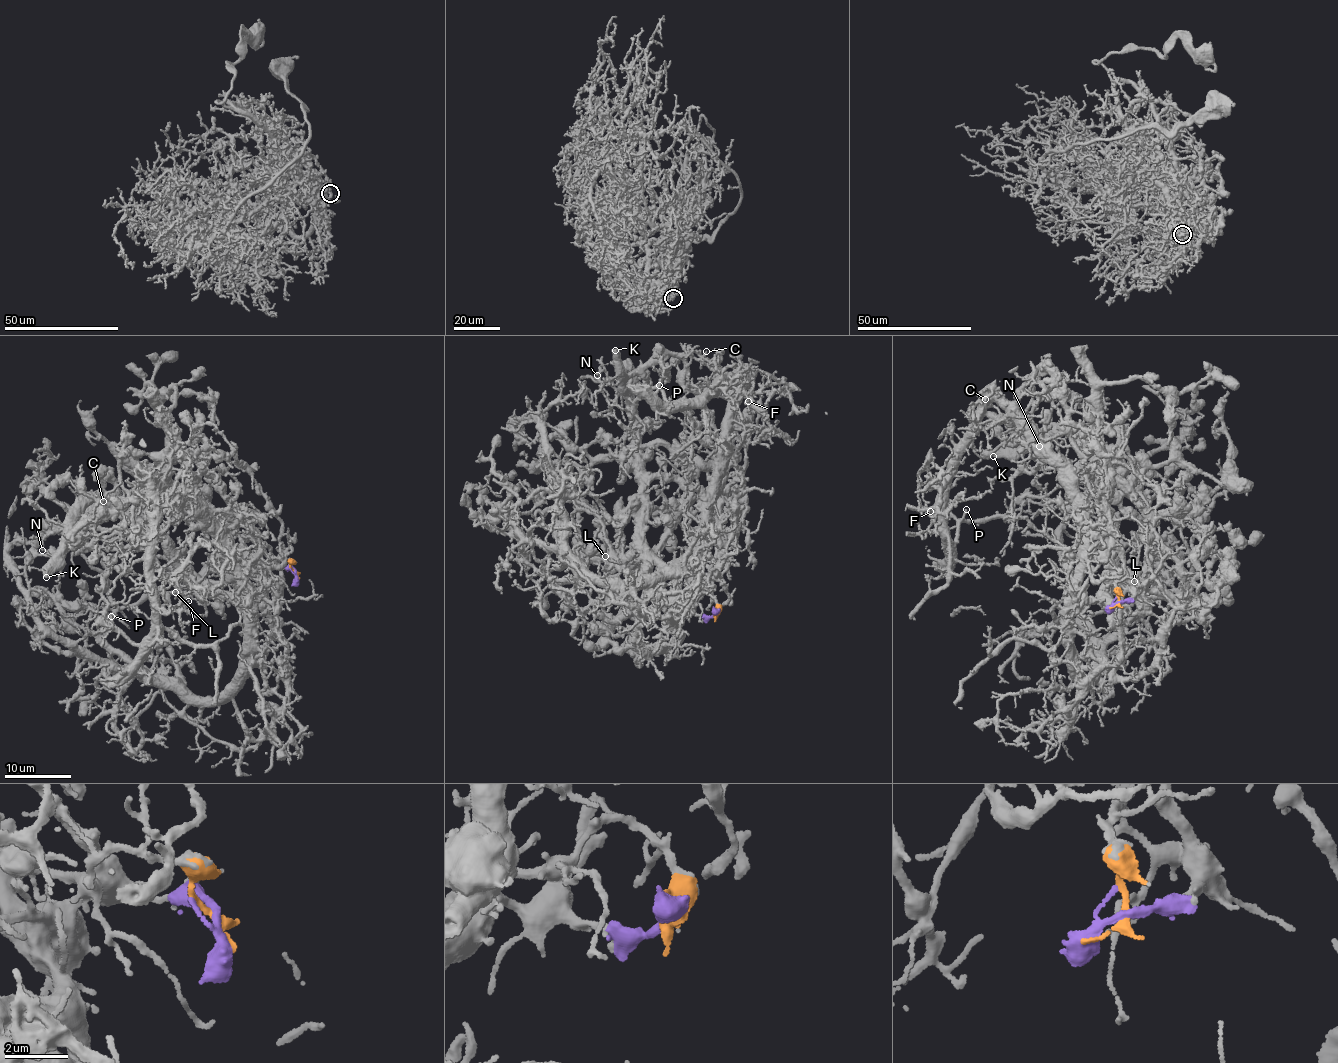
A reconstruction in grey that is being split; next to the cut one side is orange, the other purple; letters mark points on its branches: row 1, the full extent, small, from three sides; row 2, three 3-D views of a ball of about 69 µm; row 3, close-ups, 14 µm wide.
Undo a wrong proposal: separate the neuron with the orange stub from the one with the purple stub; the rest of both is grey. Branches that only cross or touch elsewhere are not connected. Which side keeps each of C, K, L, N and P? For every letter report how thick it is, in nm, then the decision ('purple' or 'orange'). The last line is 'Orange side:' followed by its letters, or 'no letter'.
C: 180 nm thick; orange
K: 500 nm thick; orange
L: 120 nm thick; purple
N: 190 nm thick; orange
P: 190 nm thick; purple
Orange side: C, K, N

